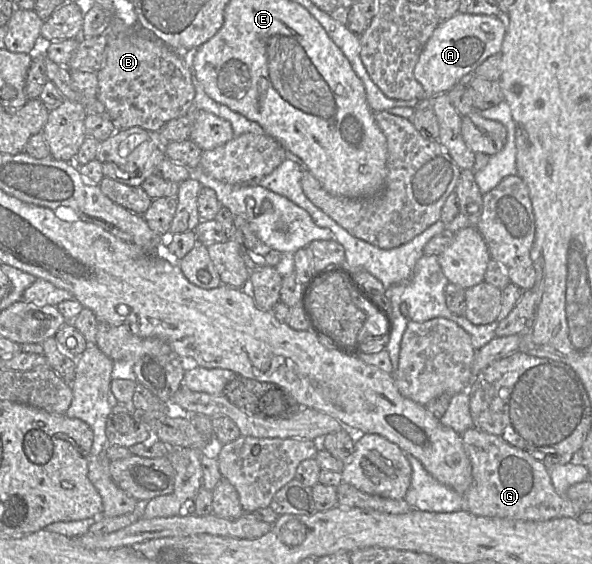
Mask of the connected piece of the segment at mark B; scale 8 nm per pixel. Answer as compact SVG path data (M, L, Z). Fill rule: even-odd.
M113 16L105 34L108 38L106 59L96 72L98 78L96 98L104 105L108 118L118 130L141 127L159 131L168 121L192 112L195 89L191 72L178 52L142 33L138 27L127 27Z

